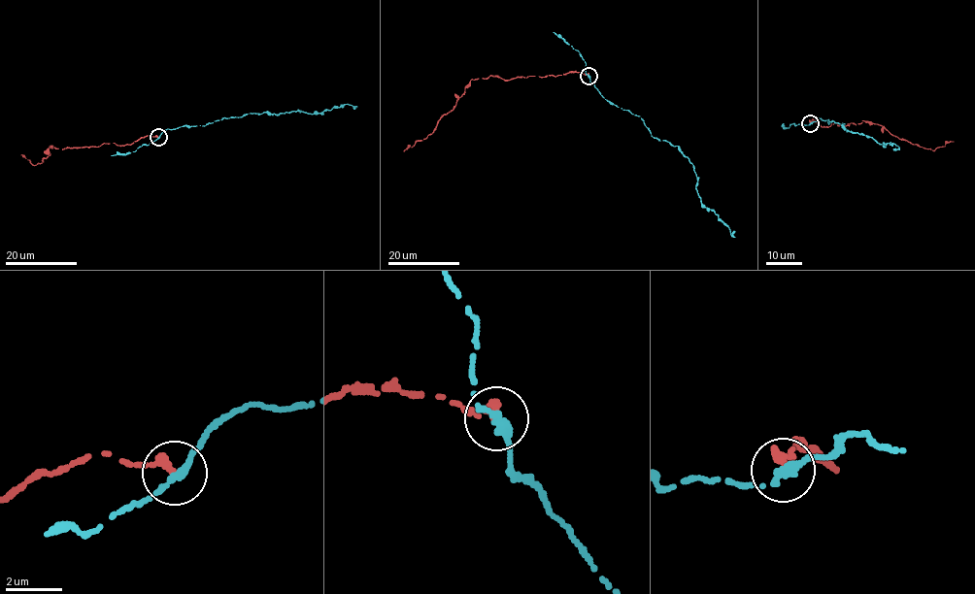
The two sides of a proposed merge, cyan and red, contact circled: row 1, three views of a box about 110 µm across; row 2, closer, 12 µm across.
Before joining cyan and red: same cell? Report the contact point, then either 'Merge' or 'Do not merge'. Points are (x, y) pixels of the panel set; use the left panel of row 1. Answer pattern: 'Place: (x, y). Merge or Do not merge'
Place: (158, 137). Do not merge

